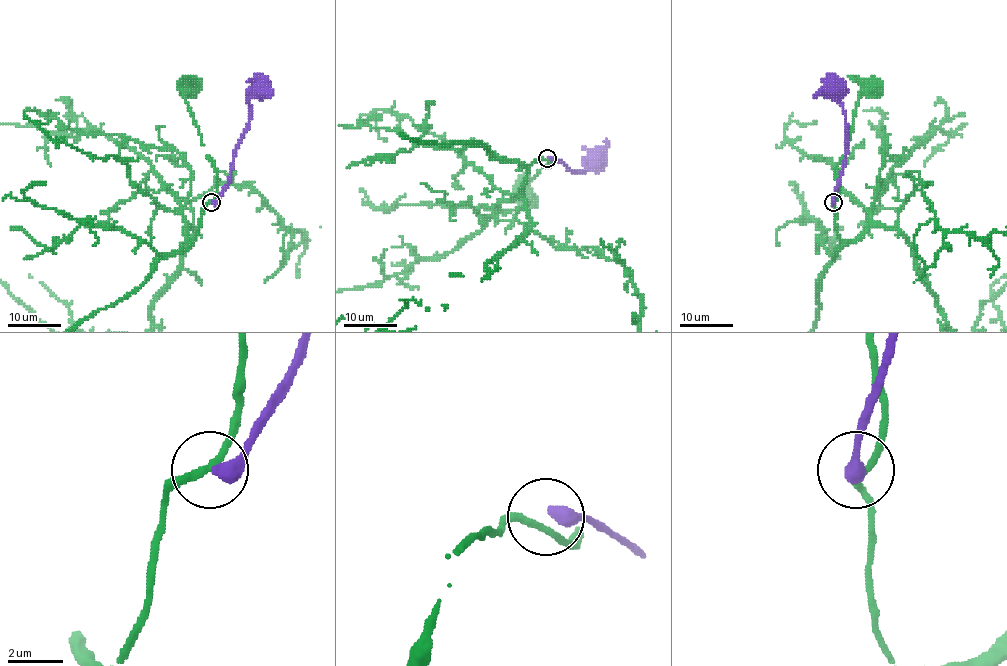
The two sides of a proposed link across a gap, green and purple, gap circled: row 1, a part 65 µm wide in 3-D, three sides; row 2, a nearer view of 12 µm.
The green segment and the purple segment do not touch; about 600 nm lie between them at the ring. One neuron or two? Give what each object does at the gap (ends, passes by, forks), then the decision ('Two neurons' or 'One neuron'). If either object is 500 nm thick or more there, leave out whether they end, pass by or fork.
Two neurons

